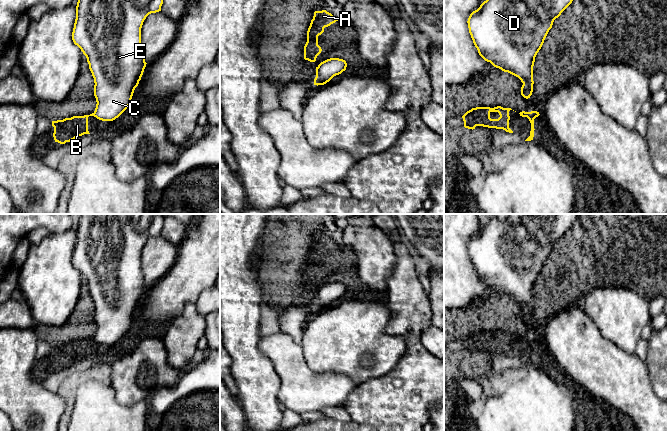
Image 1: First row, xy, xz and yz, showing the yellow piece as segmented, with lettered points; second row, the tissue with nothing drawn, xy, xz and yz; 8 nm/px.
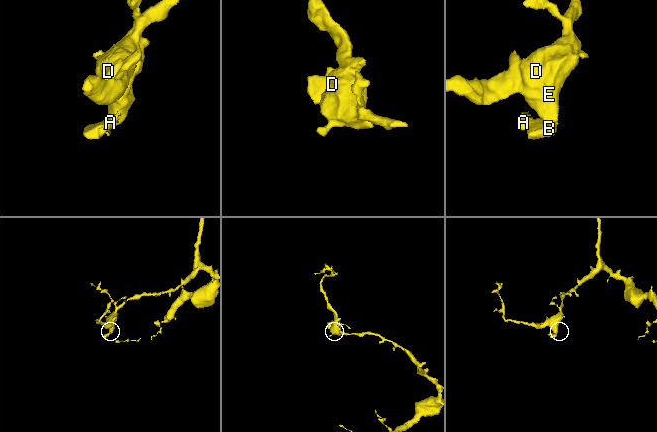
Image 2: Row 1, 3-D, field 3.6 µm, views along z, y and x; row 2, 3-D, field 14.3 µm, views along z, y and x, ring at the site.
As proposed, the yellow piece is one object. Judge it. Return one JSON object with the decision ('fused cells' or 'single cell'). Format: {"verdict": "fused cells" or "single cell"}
{"verdict": "fused cells"}

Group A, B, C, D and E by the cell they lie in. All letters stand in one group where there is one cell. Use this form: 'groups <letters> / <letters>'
groups A B / C D E

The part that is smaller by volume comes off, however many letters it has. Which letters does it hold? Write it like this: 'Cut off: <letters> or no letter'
Cut off: A, B

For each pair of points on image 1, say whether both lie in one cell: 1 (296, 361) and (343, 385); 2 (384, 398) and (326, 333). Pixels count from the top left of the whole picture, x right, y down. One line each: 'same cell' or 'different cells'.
1: same cell
2: different cells

